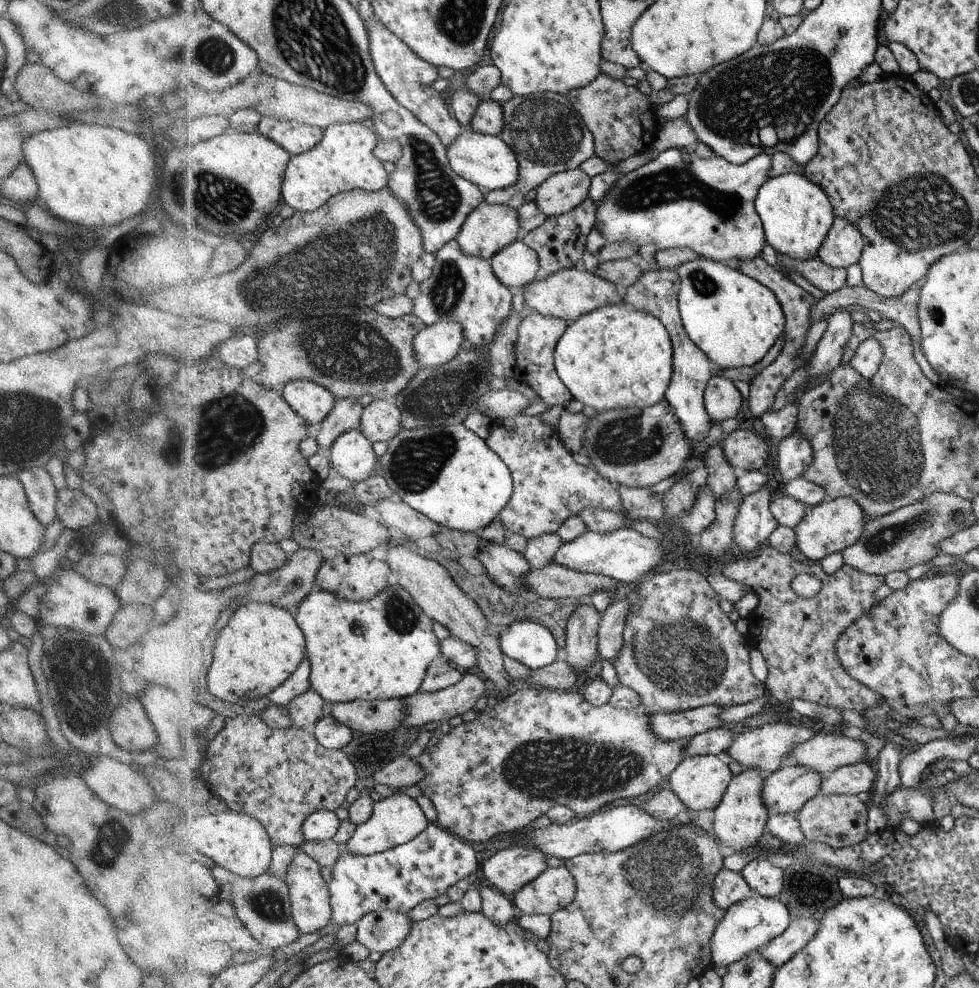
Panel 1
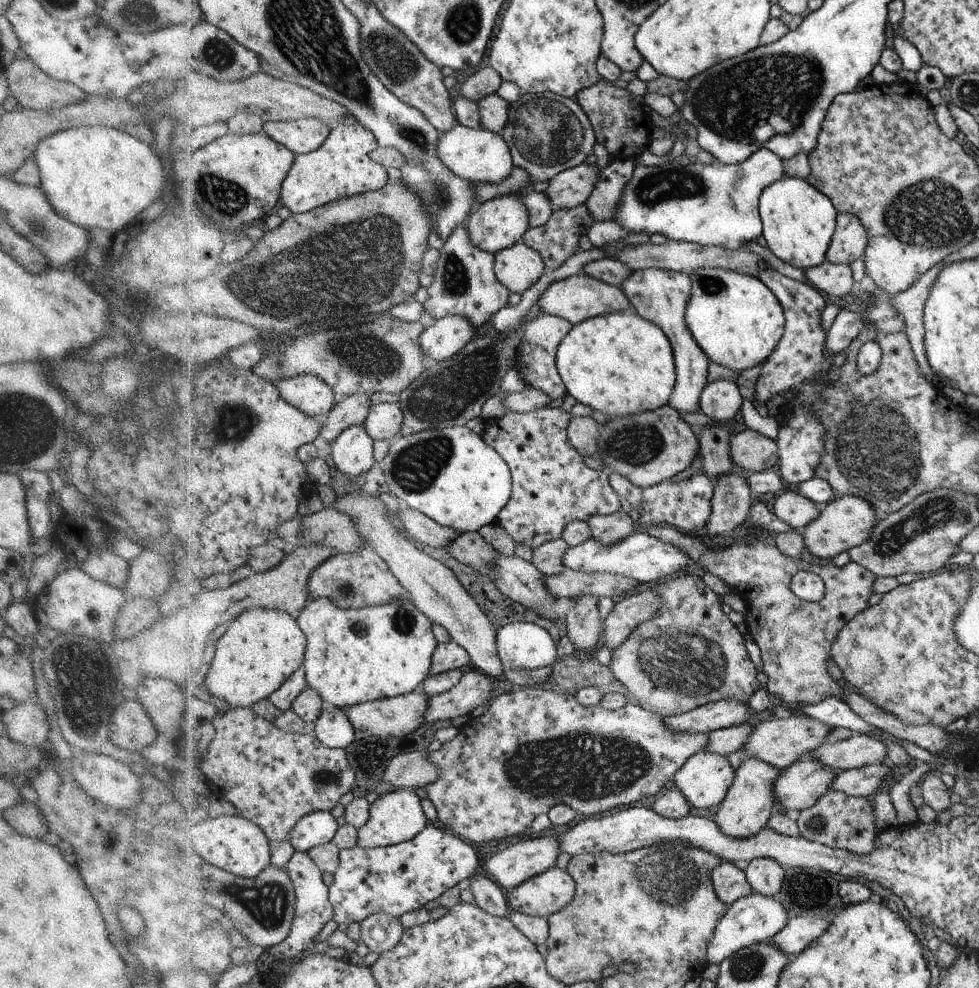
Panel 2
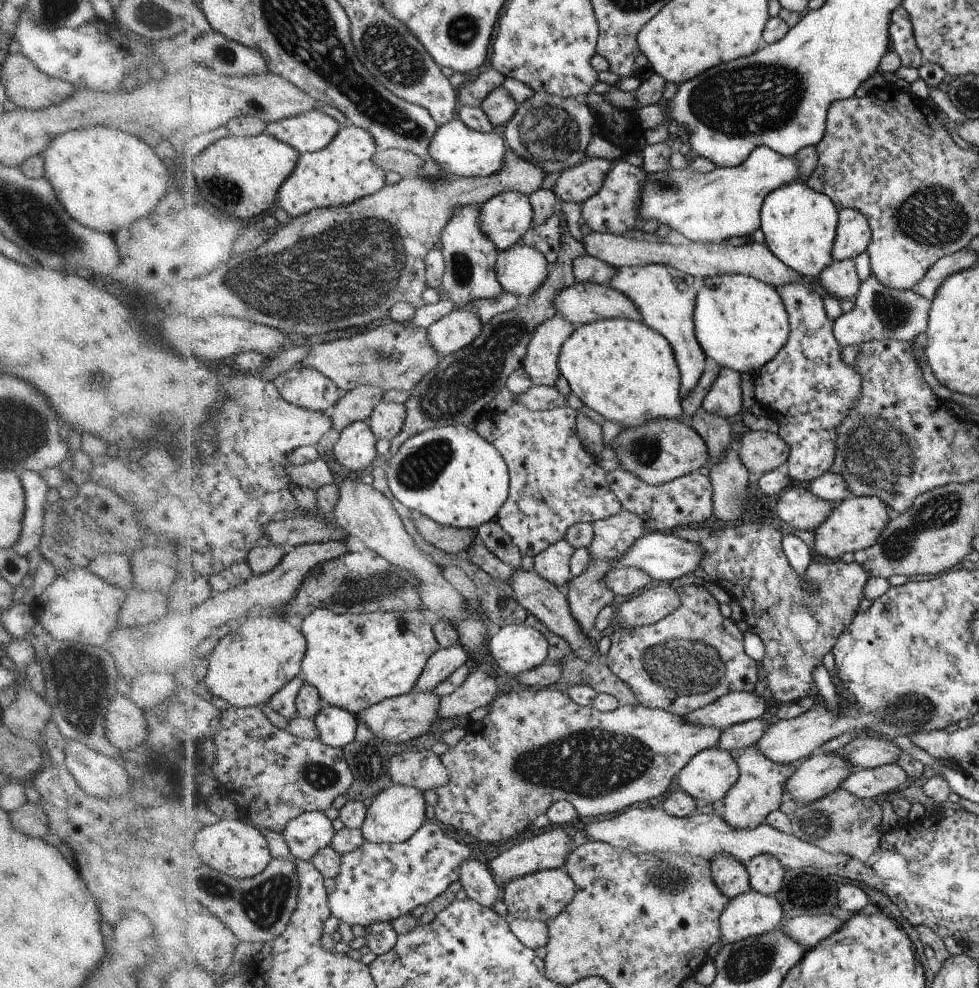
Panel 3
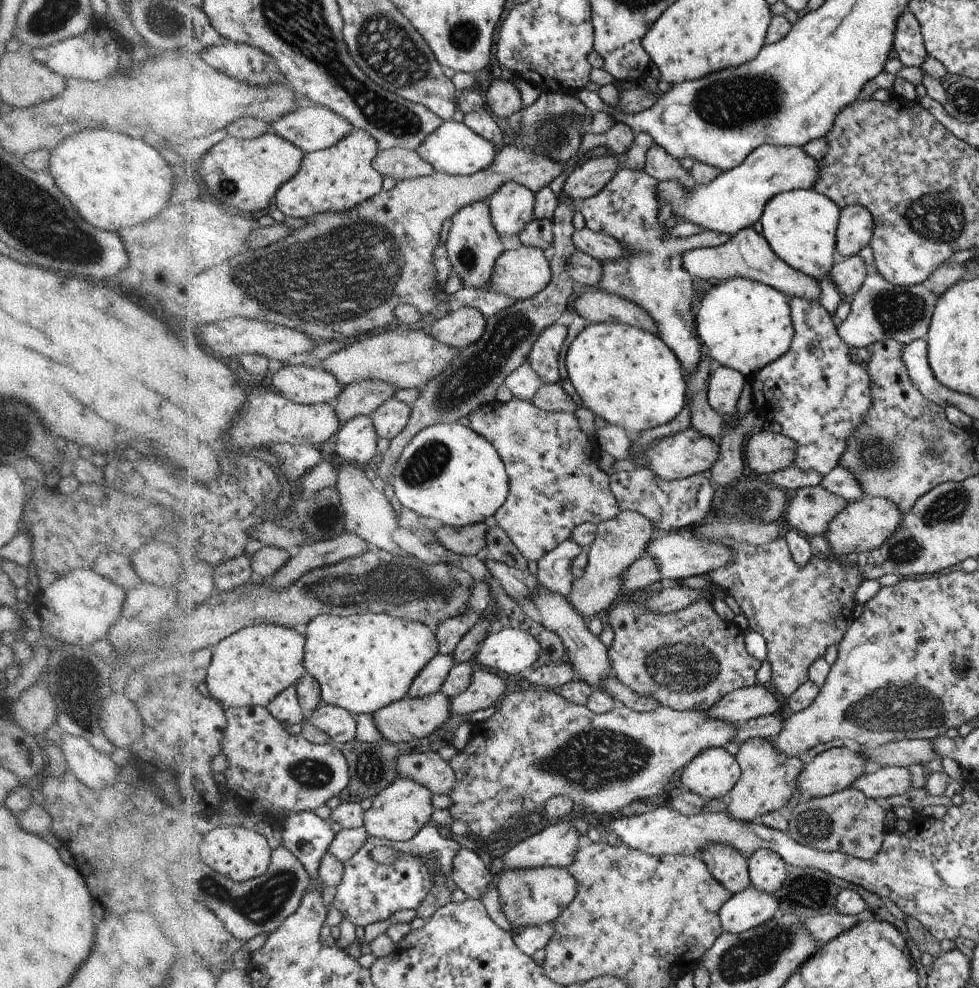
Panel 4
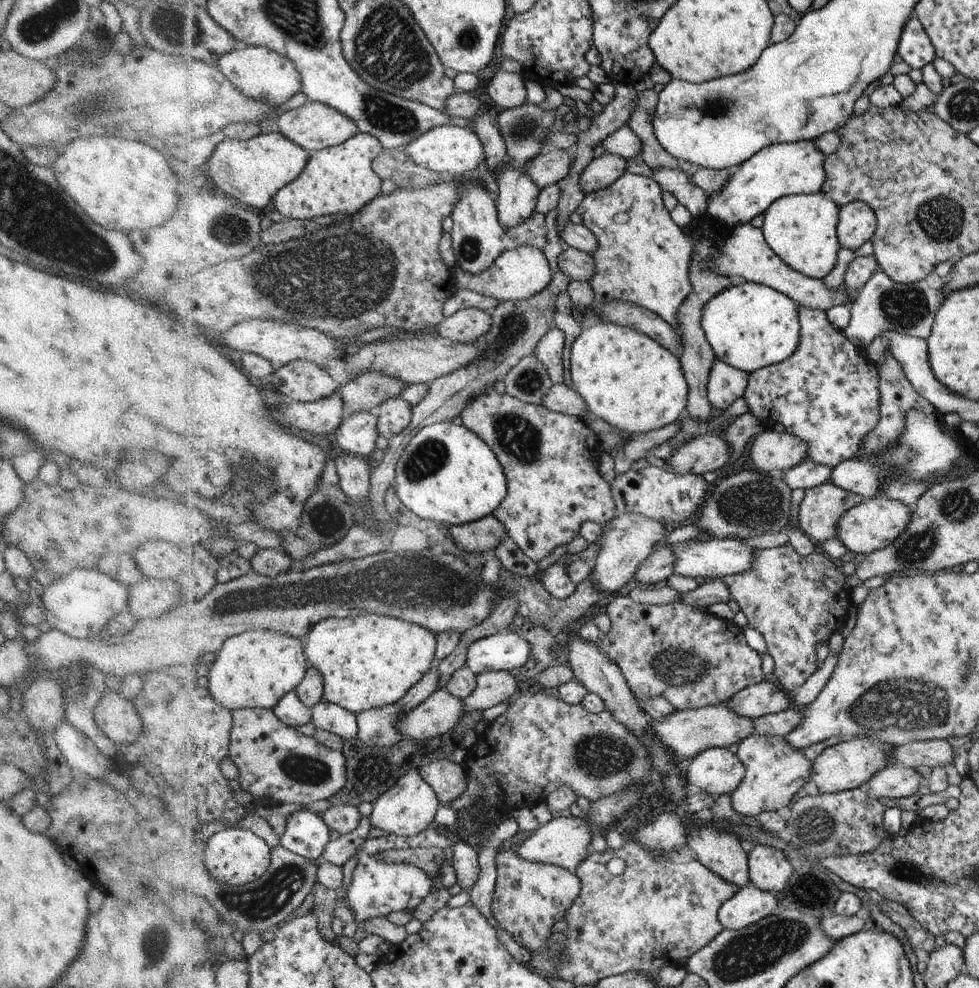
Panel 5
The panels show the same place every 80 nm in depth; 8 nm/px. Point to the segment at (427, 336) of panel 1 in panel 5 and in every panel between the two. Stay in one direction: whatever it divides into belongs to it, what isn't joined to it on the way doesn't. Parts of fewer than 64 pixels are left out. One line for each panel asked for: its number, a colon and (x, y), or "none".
2: (445, 337)
3: (460, 328)
4: (461, 328)
5: (467, 325)

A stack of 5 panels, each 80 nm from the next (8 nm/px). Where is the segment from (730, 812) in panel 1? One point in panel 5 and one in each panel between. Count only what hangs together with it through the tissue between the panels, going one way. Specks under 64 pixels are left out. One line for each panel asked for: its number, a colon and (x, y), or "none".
2: (748, 806)
3: (760, 789)
4: (769, 778)
5: (775, 770)

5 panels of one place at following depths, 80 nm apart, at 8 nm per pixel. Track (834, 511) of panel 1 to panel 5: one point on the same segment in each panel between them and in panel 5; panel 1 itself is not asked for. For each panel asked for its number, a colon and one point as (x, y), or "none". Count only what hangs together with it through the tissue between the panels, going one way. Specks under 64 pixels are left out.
2: (846, 522)
3: (856, 523)
4: (867, 524)
5: (875, 523)

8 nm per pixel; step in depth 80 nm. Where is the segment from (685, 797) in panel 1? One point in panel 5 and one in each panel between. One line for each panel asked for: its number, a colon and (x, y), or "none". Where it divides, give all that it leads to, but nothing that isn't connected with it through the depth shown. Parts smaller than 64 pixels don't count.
2: (704, 780)
3: (713, 772)
4: (711, 774)
5: (717, 770)

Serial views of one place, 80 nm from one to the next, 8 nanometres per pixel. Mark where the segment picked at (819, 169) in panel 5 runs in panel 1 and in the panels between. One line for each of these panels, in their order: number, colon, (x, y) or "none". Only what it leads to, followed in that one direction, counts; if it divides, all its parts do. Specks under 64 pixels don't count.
1: (708, 206)
2: (715, 204)
3: (709, 207)
4: (737, 198)

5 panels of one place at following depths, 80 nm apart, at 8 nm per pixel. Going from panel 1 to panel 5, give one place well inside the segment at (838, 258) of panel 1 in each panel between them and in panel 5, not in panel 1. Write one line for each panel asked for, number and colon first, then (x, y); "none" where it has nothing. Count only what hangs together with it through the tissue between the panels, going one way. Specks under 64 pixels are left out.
2: (850, 240)
3: (854, 232)
4: (856, 224)
5: (858, 222)

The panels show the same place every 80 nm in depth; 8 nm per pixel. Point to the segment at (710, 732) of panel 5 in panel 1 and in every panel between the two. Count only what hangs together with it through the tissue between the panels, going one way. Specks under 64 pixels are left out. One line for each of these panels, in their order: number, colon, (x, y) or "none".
1: (539, 748)
2: (532, 749)
3: (536, 747)
4: (537, 745)

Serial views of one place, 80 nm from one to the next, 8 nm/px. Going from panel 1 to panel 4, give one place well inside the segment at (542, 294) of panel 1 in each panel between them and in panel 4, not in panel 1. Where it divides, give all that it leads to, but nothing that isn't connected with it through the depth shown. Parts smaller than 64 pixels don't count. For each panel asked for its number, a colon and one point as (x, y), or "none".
2: (577, 298)
3: (582, 303)
4: (595, 306)

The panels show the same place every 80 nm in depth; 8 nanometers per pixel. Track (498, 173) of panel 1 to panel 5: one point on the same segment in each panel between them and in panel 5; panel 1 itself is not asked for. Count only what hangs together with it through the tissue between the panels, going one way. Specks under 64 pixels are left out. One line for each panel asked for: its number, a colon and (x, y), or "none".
2: (473, 154)
3: (456, 149)
4: (454, 149)
5: (450, 150)

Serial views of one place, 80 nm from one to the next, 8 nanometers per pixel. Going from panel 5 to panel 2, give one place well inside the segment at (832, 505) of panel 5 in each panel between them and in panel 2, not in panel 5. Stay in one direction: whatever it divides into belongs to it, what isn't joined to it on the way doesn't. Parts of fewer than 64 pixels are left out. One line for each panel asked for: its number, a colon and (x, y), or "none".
2: (791, 507)
3: (798, 506)
4: (810, 512)

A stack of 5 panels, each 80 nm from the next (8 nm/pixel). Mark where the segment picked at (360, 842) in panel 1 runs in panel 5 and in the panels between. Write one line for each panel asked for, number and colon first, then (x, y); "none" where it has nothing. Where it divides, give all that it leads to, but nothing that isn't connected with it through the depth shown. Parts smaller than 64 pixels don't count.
2: (398, 817)
3: (398, 813)
4: (400, 812)
5: (408, 809)

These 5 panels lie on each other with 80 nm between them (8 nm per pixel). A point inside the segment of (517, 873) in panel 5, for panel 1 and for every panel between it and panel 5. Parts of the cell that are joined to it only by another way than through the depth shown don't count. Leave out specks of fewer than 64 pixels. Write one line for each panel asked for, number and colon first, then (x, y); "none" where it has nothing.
1: (555, 889)
2: (549, 892)
3: (540, 896)
4: (529, 897)

